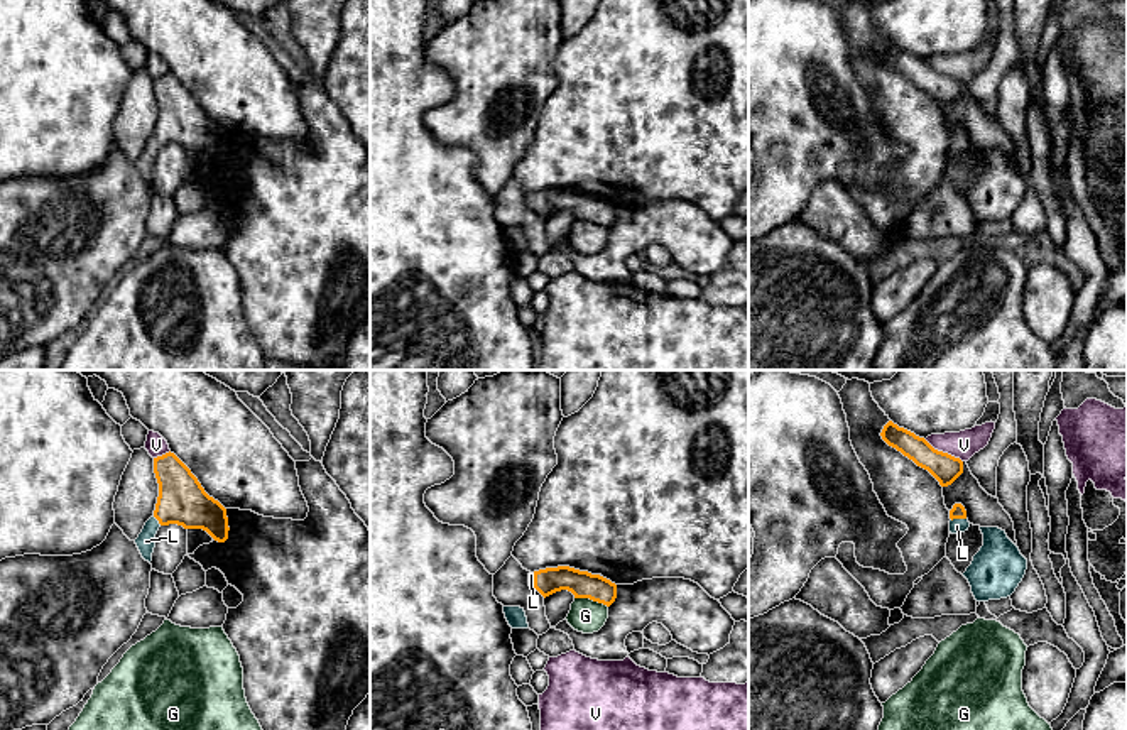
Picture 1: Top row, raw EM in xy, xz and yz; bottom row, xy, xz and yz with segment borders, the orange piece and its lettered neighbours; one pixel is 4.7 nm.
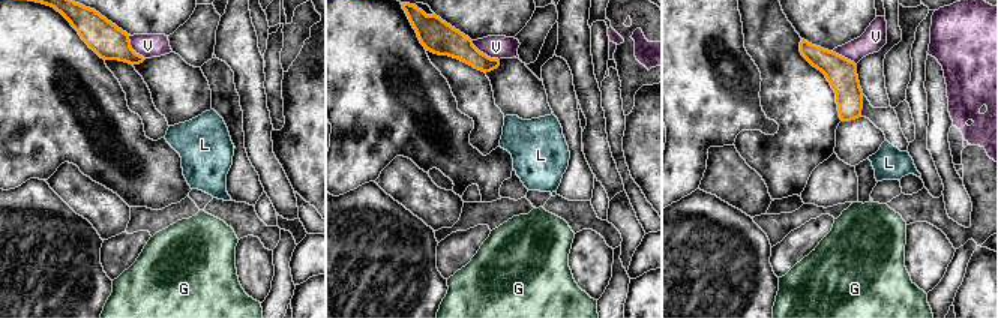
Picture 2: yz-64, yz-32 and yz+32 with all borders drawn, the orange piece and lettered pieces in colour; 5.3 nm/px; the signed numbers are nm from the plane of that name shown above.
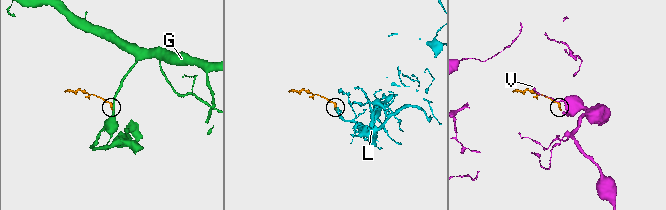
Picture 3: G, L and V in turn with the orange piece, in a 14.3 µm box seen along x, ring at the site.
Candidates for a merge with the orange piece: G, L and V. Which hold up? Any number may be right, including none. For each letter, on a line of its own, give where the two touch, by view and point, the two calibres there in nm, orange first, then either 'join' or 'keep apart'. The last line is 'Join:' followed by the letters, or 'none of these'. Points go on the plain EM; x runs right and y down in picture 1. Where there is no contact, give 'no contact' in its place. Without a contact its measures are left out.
G: contact xz (592, 220); calibres 130 and 160 nm; keep apart
L: contact yz (958, 139); calibres 70 and 80 nm; join
V: contact yz (941, 73); calibres 140 and 140 nm; keep apart
Join: L

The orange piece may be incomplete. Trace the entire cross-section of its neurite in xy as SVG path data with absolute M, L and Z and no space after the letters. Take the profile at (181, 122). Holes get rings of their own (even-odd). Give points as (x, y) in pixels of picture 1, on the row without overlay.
M174 74L154 79L154 95L159 105L155 132L135 161L145 182L152 182L161 147L177 145L184 150L203 150L218 164L228 161L226 130L204 113Z

